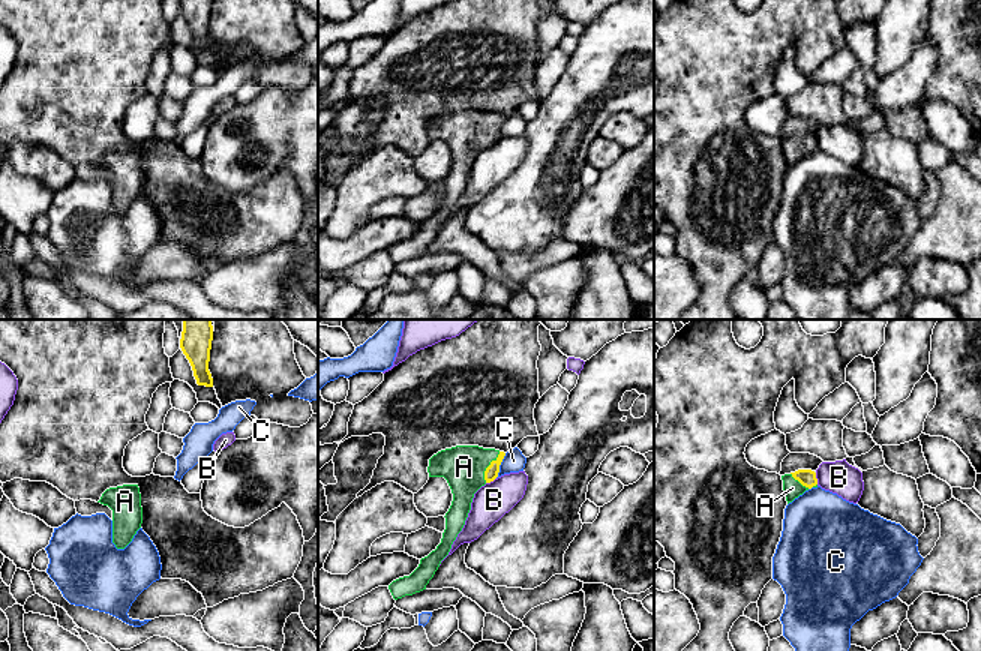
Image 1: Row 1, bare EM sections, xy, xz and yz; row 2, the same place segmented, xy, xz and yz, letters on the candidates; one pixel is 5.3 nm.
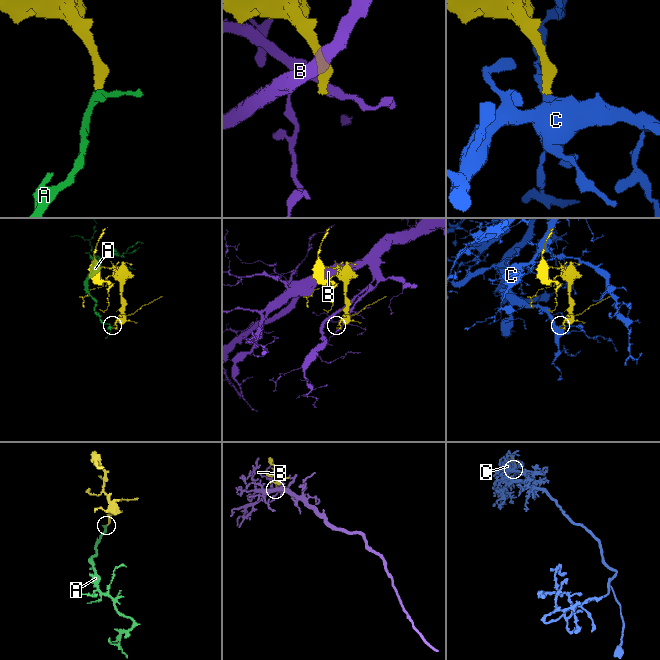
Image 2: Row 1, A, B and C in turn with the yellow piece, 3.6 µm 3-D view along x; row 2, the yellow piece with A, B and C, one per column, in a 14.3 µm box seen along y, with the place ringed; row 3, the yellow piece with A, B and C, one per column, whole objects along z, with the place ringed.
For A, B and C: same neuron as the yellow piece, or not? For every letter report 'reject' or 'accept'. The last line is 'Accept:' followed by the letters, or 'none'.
A: accept
B: reject
C: reject
Accept: A

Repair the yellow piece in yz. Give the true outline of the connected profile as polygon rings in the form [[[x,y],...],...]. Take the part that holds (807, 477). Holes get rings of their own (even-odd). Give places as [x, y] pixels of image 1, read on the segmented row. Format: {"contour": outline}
{"contour": [[[798,470],[795,472],[784,474],[782,476],[782,480],[788,504],[806,490],[818,488],[816,472],[812,470]]]}

